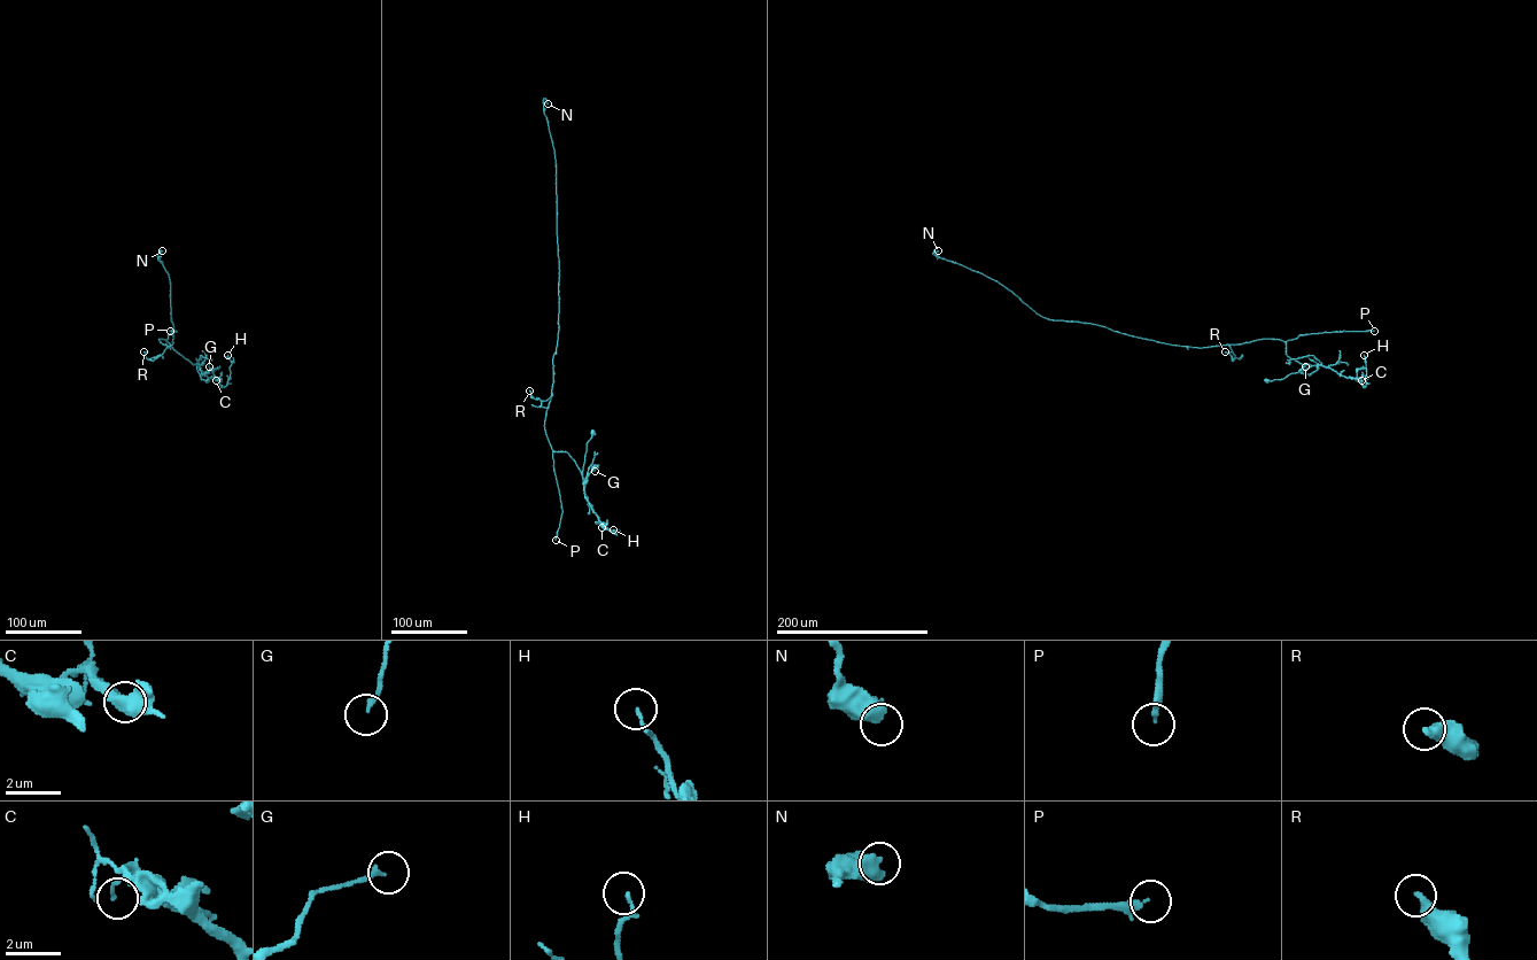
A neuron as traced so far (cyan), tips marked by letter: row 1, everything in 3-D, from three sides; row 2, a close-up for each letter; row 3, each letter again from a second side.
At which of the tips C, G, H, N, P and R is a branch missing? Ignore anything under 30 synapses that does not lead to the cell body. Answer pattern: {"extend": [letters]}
{"extend": ["P"]}

